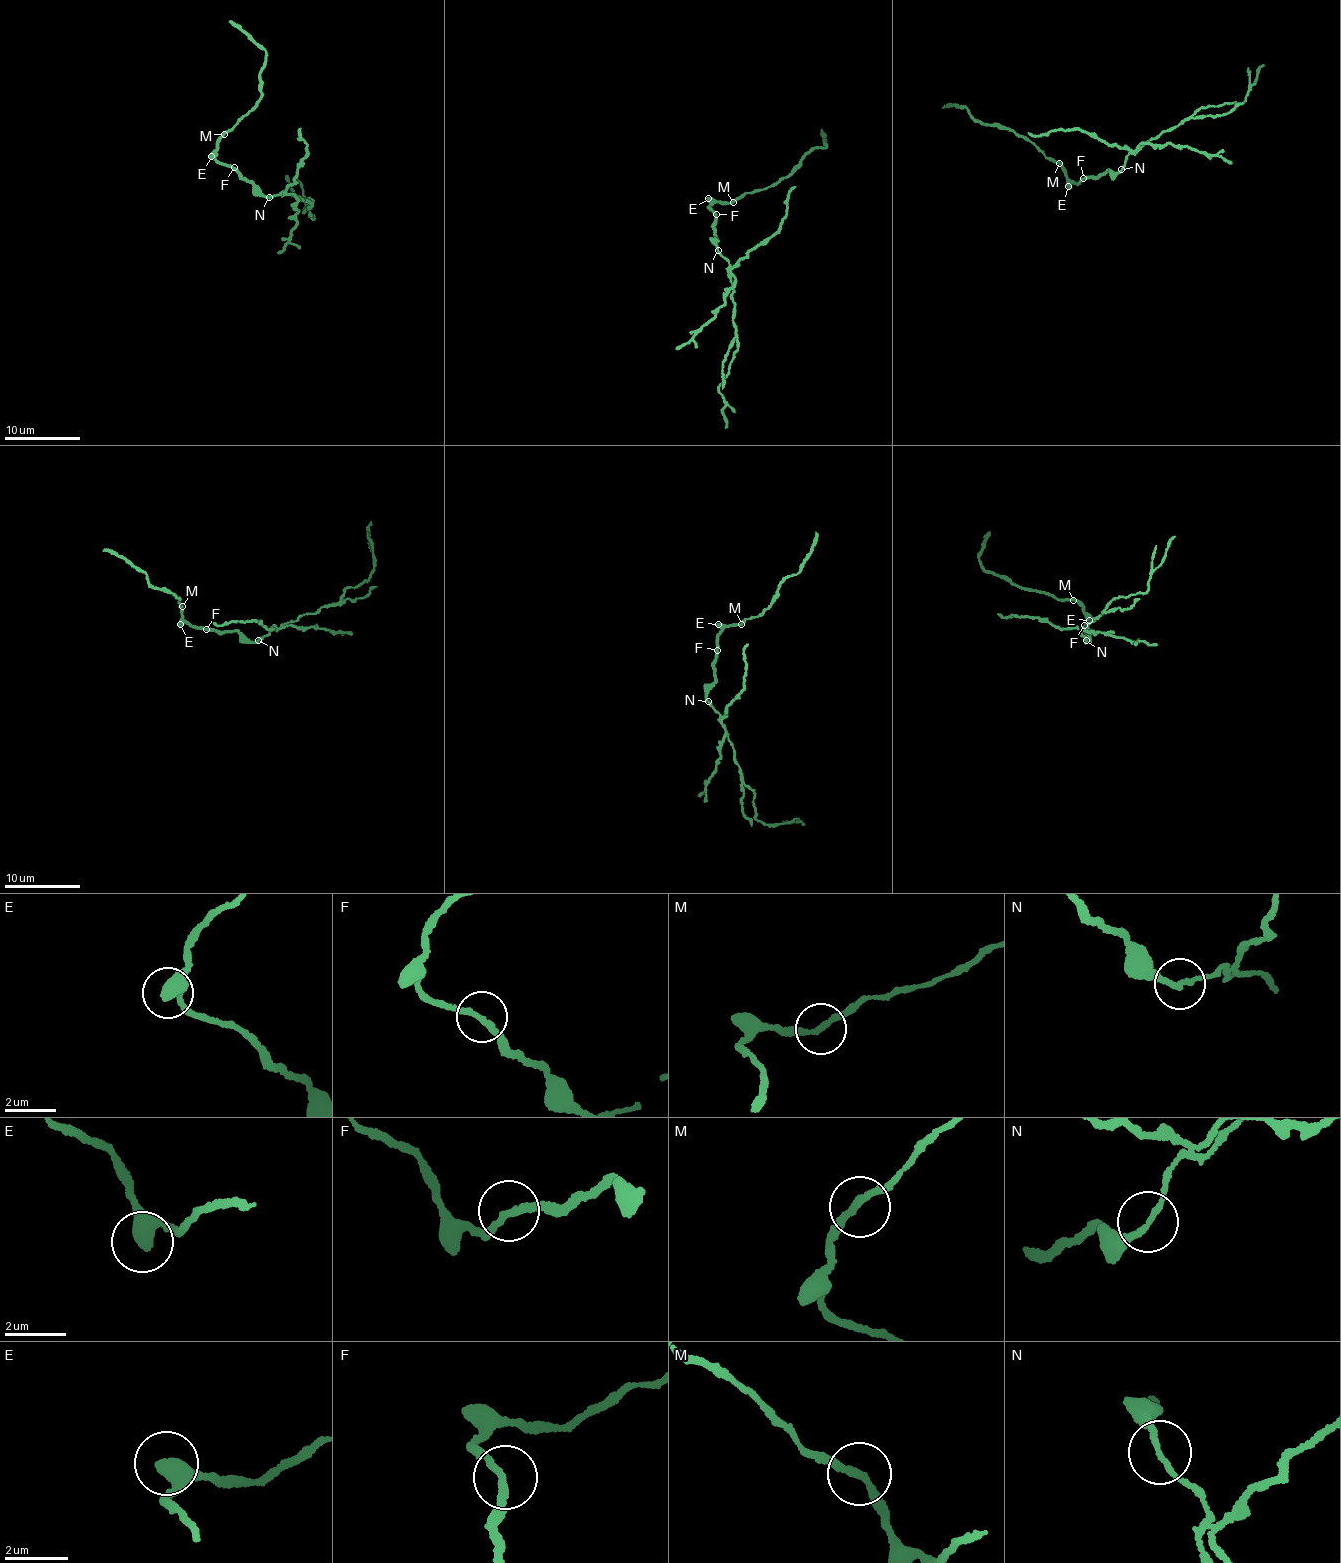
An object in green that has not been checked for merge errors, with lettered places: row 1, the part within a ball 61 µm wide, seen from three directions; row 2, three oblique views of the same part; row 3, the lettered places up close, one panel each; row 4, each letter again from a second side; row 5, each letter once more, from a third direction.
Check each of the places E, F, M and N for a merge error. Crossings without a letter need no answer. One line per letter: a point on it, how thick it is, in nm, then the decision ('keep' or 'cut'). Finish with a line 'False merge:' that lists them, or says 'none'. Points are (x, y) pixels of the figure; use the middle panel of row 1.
E: (708, 198) | 440 nm | keep
F: (716, 214) | 240 nm | keep
M: (733, 202) | 220 nm | keep
N: (718, 250) | 180 nm | cut
False merge: N

